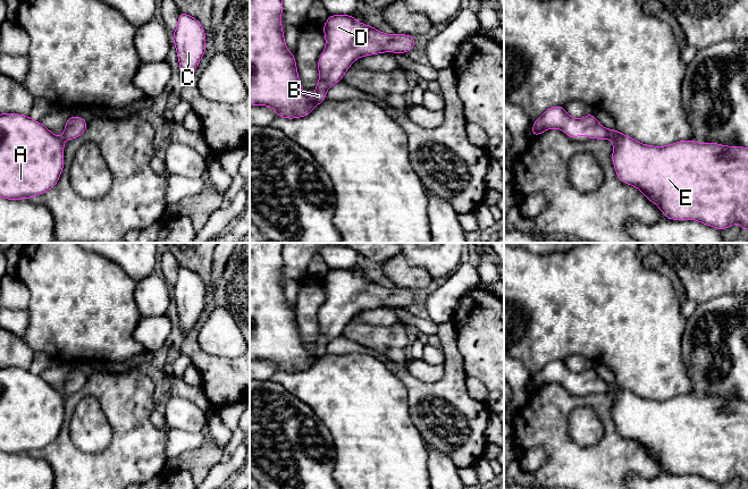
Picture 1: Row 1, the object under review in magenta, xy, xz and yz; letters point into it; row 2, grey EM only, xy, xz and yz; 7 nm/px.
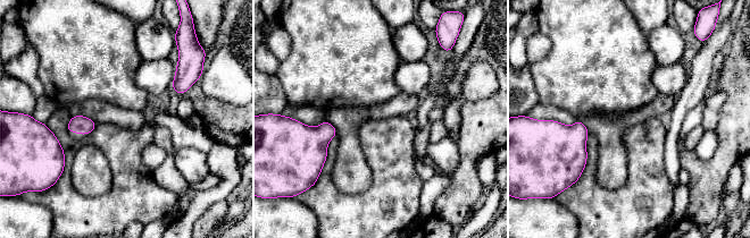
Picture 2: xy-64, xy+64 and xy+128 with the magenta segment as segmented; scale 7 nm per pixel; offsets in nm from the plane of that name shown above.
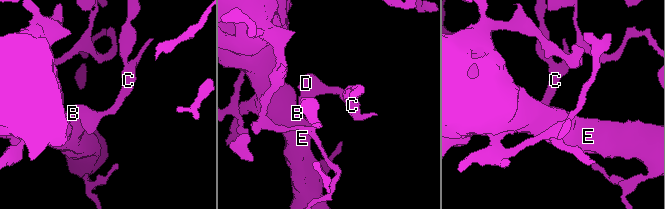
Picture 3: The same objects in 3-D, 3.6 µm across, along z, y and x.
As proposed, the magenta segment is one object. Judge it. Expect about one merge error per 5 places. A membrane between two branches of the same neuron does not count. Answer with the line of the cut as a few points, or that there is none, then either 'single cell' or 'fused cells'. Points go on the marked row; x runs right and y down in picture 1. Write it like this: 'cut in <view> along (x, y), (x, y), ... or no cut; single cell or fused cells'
no cut; single cell

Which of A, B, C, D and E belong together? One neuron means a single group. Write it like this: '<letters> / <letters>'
A B C D E

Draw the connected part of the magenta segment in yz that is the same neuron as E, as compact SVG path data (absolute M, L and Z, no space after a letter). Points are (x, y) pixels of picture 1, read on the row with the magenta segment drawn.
M564 107L548 108L532 125L532 136L546 129L558 128L570 138L585 134L587 138L613 140L612 161L617 179L637 187L655 203L665 218L696 220L718 230L739 224L748 233L748 149L739 145L698 143L692 140L665 146L645 145L615 129L602 126L592 112L575 119Z

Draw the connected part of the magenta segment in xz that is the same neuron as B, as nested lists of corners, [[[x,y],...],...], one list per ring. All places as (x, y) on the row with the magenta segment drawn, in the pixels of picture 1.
[[[250,0],[250,106],[268,106],[276,110],[276,117],[288,119],[308,116],[327,100],[327,90],[342,82],[351,65],[361,57],[383,52],[406,53],[414,48],[412,35],[389,35],[370,25],[359,23],[353,15],[329,15],[323,24],[326,47],[318,59],[319,82],[314,95],[309,98],[299,78],[295,56],[289,52],[281,28],[281,0]]]

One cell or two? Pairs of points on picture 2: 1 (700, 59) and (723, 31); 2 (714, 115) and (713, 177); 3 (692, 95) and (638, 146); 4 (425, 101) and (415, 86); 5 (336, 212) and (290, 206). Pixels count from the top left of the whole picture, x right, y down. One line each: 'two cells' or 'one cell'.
1: one cell
2: two cells
3: two cells
4: two cells
5: two cells

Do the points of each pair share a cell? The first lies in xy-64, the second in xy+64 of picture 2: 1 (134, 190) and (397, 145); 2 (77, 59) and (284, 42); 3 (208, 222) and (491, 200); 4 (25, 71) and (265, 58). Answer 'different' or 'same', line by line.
1: same
2: different
3: different
4: same

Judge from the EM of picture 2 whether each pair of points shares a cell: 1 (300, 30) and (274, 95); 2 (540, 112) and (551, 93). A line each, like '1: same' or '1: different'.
1: different
2: different

